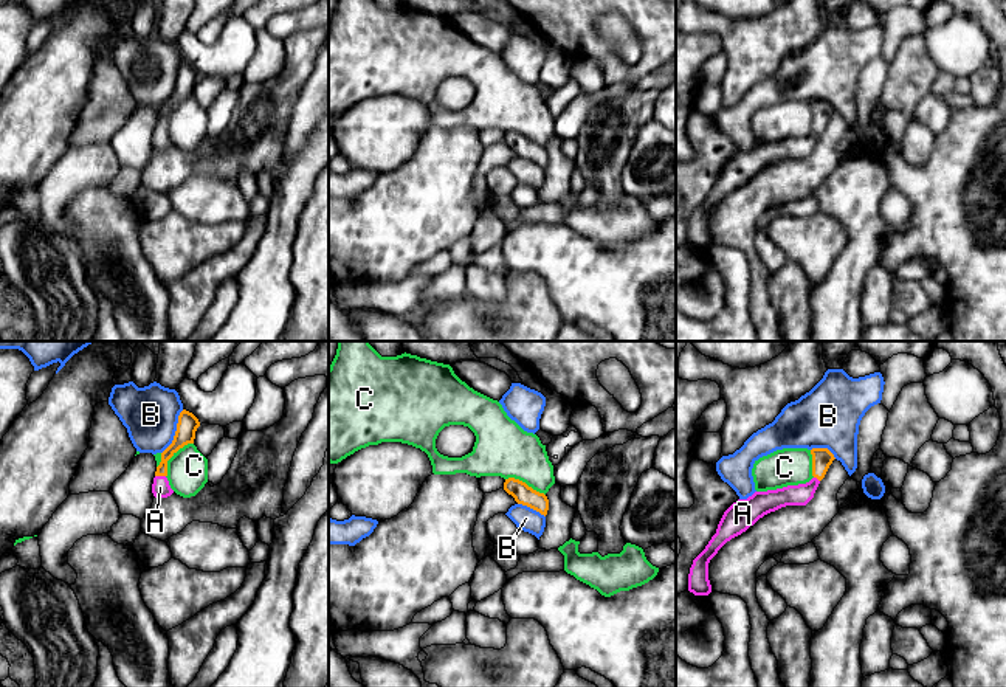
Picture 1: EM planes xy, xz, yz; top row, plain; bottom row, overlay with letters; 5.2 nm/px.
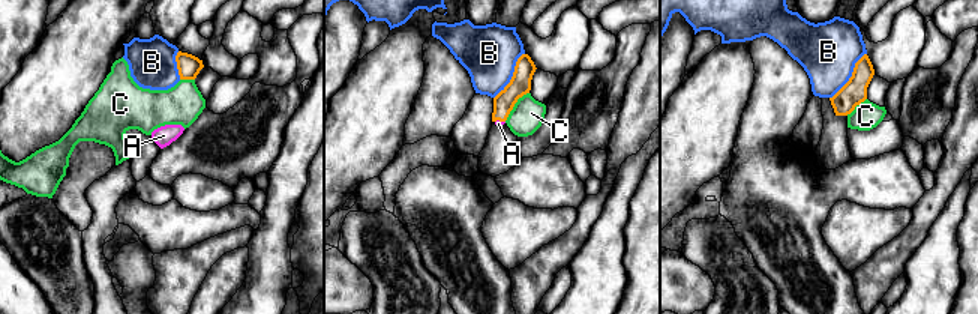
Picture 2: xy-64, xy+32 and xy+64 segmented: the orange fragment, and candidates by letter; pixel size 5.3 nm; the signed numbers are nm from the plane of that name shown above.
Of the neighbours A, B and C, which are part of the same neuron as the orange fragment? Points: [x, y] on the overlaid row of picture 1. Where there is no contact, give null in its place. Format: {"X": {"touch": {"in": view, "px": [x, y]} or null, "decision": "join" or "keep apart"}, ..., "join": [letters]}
{"A": {"touch": {"in": "xy", "px": [160, 475]}, "decision": "join"}, "B": {"touch": {"in": "xy", "px": [175, 431]}, "decision": "keep apart"}, "C": {"touch": {"in": "xy", "px": [172, 455]}, "decision": "keep apart"}, "join": ["A"]}

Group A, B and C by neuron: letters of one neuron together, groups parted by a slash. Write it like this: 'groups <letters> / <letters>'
groups A / B / C

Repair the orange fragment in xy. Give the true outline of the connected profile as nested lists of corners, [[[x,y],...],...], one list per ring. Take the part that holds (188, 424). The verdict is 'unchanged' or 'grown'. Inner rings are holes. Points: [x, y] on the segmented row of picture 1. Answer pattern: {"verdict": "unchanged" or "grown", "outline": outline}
{"verdict": "grown", "outline": [[[183,409],[178,416],[177,431],[172,444],[161,453],[161,462],[157,467],[152,493],[155,498],[167,498],[174,493],[167,481],[167,461],[184,445],[194,444],[195,431],[200,426],[198,419]]]}

